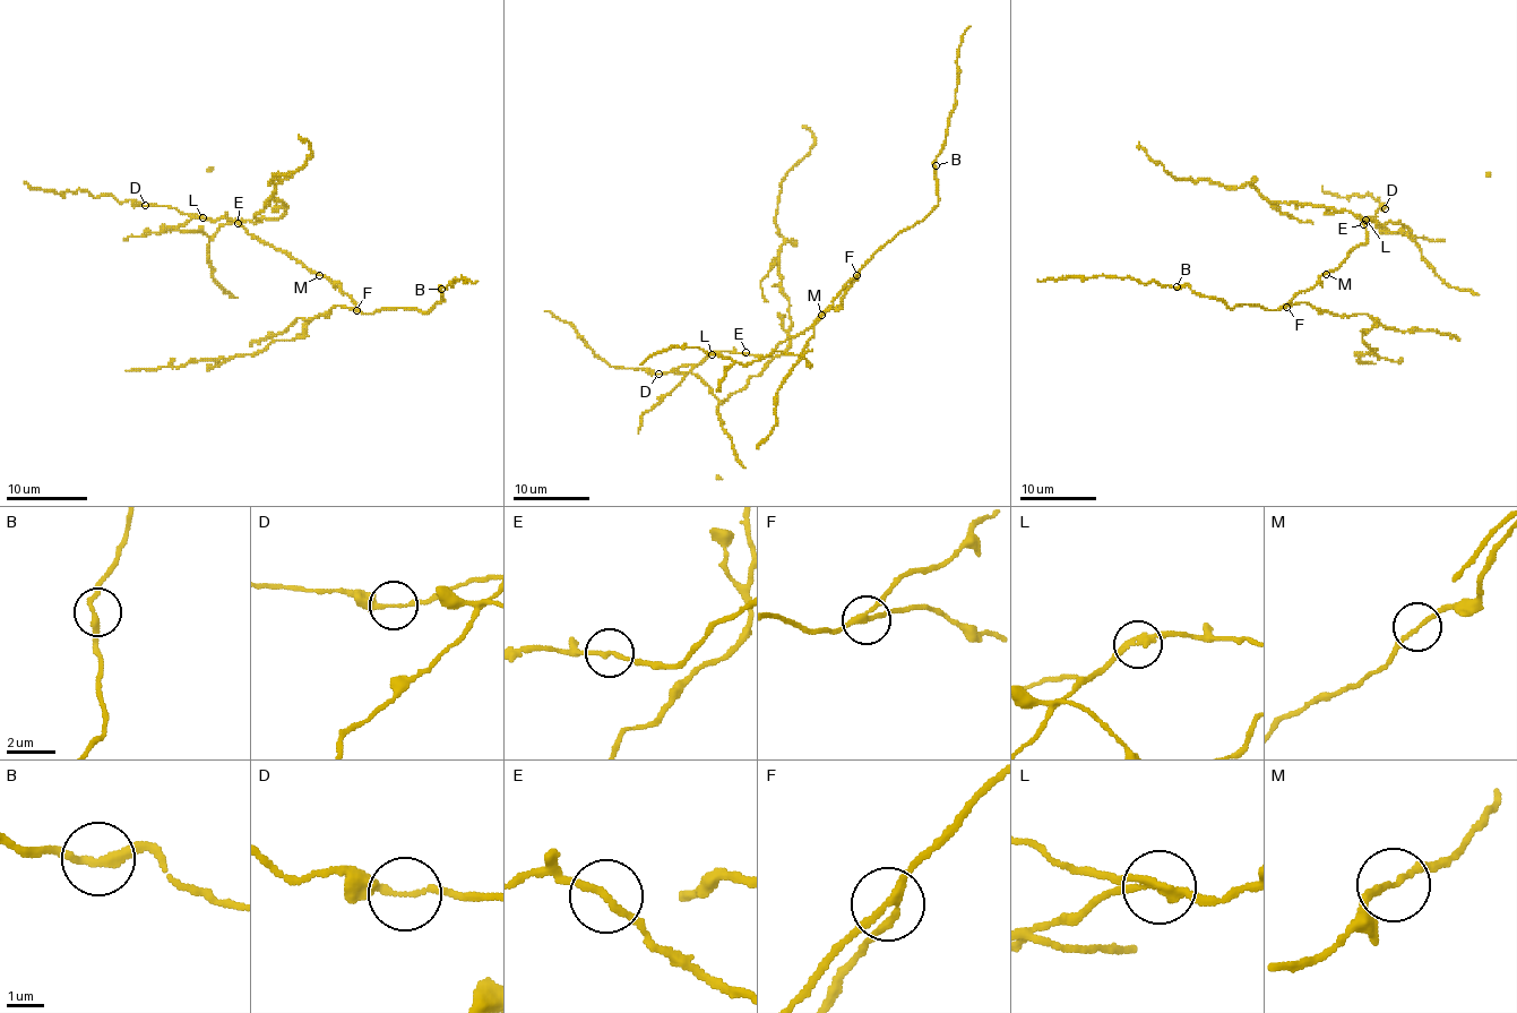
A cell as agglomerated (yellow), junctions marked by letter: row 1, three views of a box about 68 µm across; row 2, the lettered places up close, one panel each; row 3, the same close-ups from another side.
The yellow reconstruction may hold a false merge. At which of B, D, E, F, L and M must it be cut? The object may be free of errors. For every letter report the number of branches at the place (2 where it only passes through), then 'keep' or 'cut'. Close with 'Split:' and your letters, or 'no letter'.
B: 2 branches meet; keep
D: 2 branches meet; keep
E: 2 branches meet; keep
F: 3 branches meet; keep
L: 2 branches meet; cut
M: 2 branches meet; keep
Split: L

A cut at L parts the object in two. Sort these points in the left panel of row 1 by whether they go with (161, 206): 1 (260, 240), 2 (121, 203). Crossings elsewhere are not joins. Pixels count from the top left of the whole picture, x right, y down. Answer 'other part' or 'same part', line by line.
1: same part
2: same part

